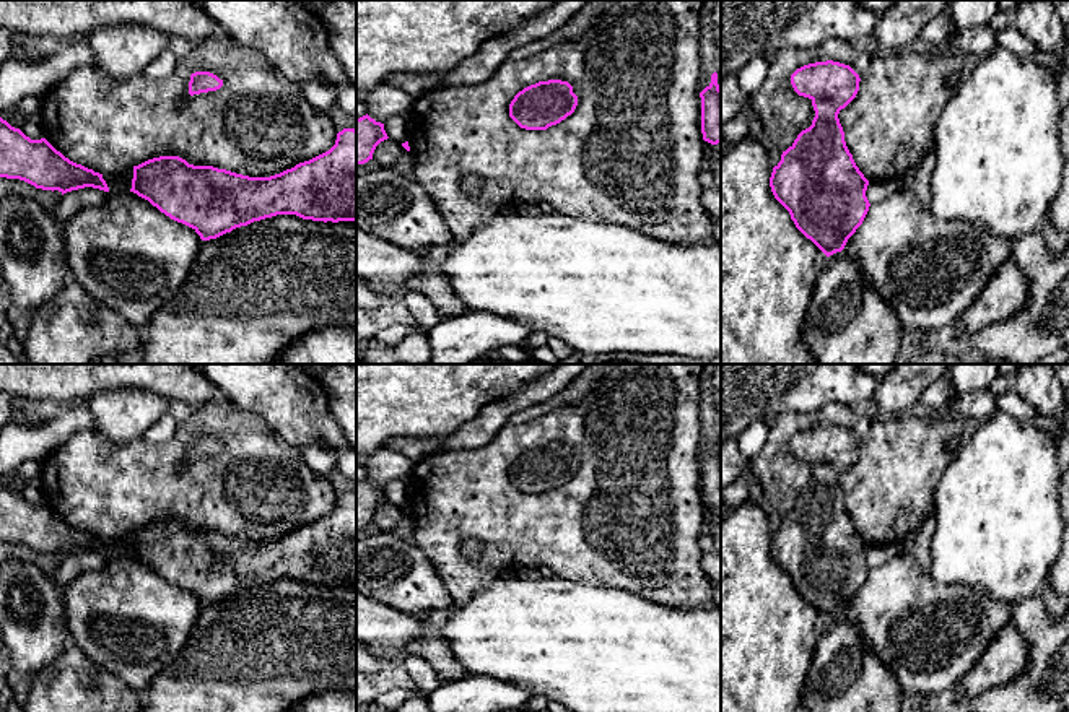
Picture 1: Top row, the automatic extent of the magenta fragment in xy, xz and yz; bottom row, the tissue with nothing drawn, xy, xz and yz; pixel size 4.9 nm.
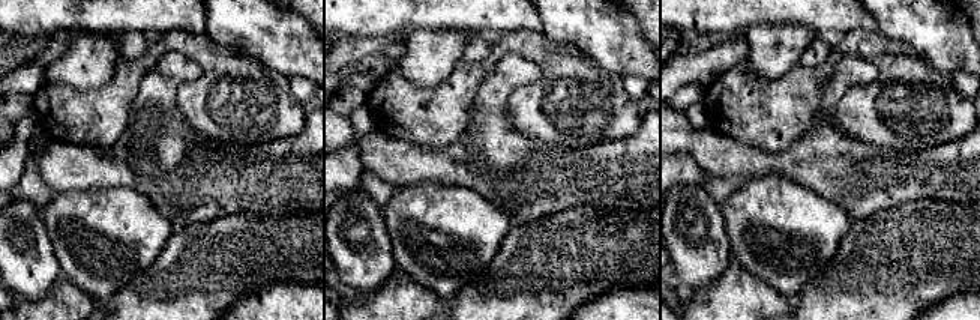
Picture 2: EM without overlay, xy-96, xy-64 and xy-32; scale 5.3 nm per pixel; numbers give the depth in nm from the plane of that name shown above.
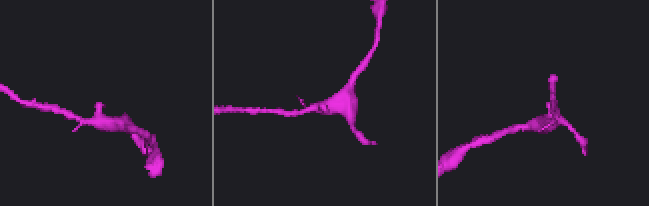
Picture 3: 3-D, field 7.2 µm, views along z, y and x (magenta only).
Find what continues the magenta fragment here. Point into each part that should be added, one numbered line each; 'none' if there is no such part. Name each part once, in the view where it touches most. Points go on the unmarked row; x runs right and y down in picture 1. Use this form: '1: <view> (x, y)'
none

